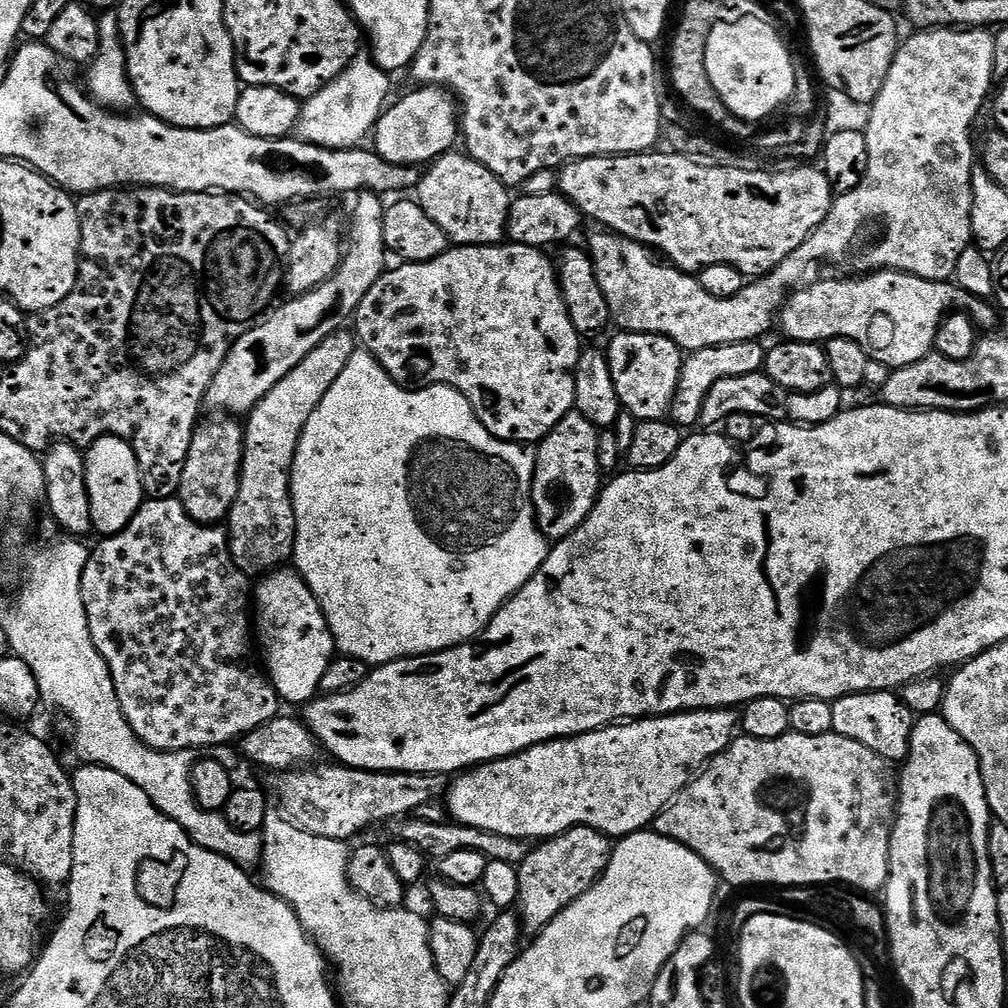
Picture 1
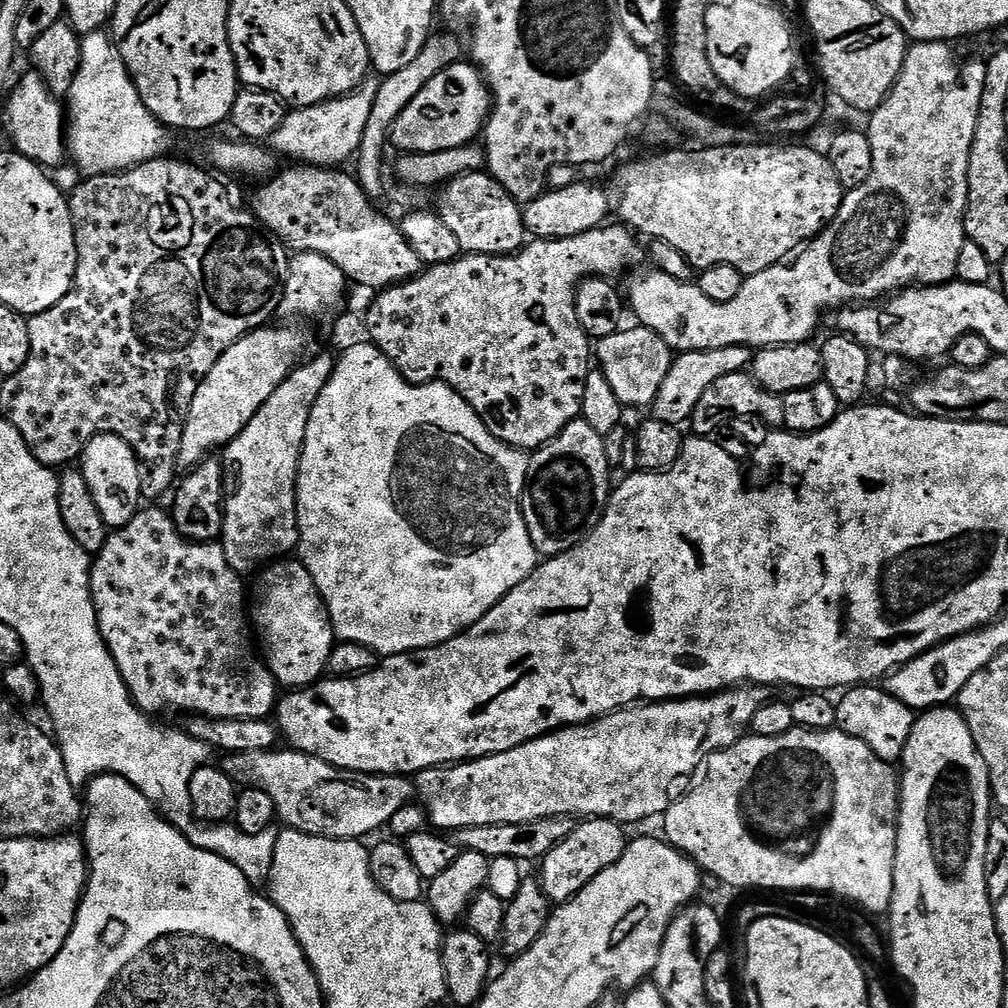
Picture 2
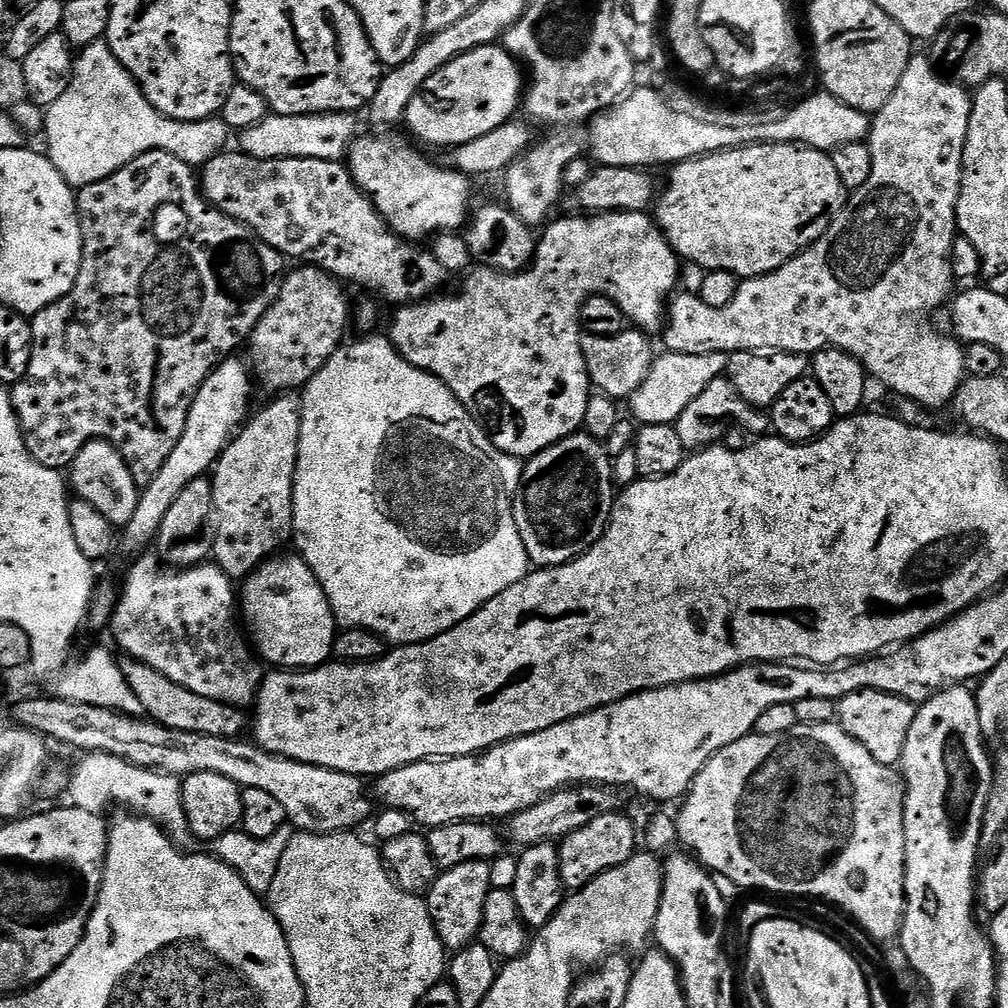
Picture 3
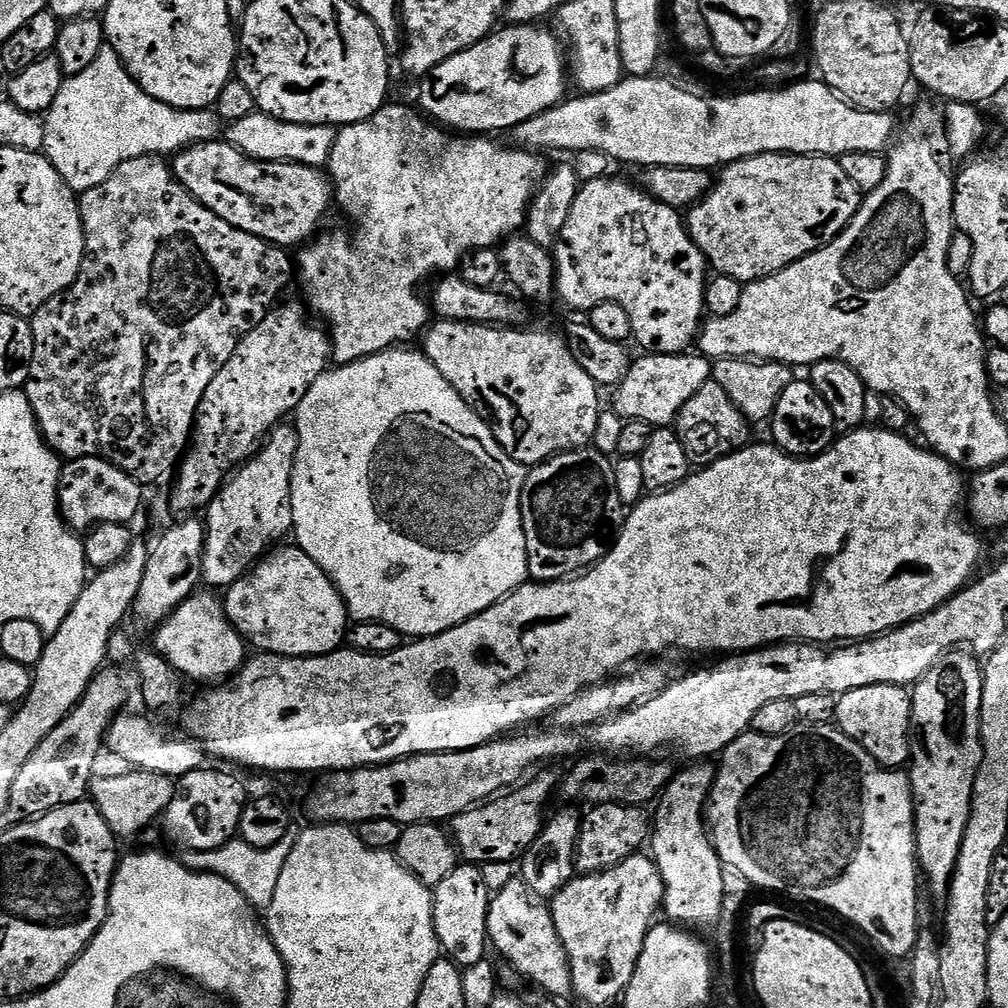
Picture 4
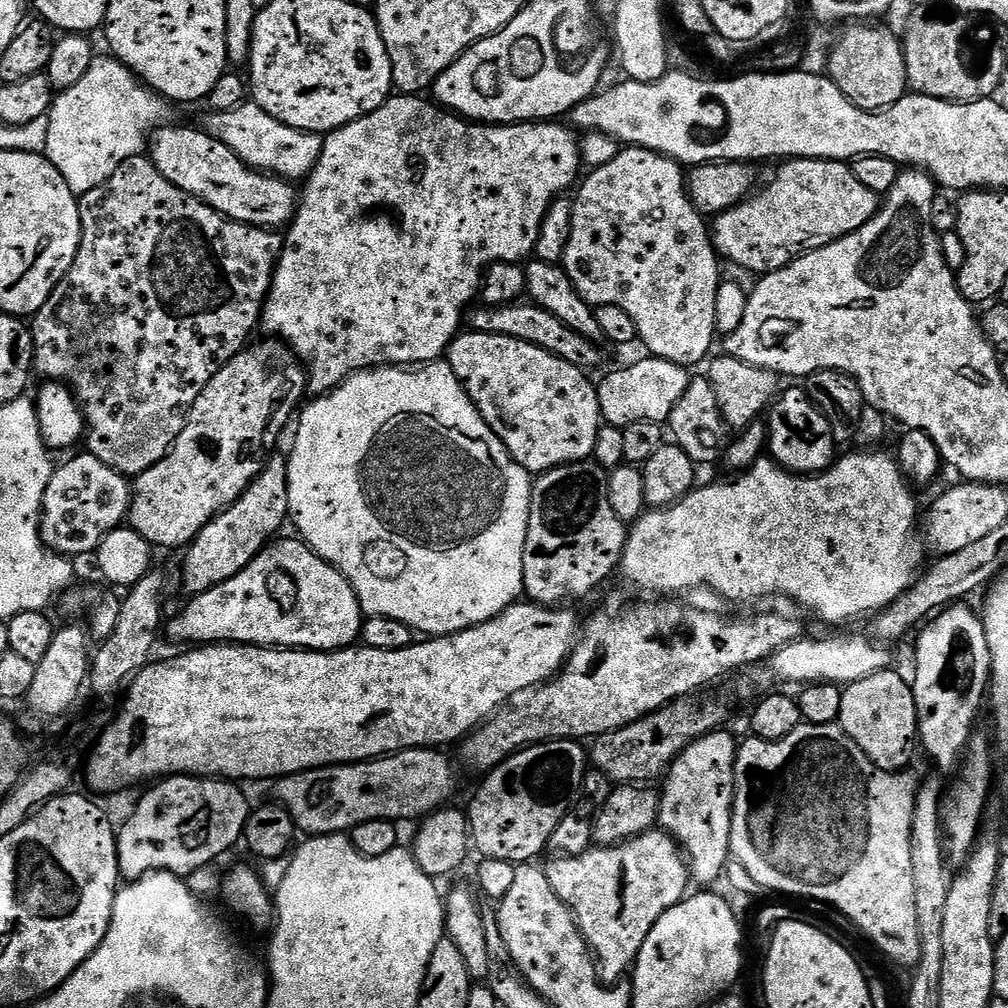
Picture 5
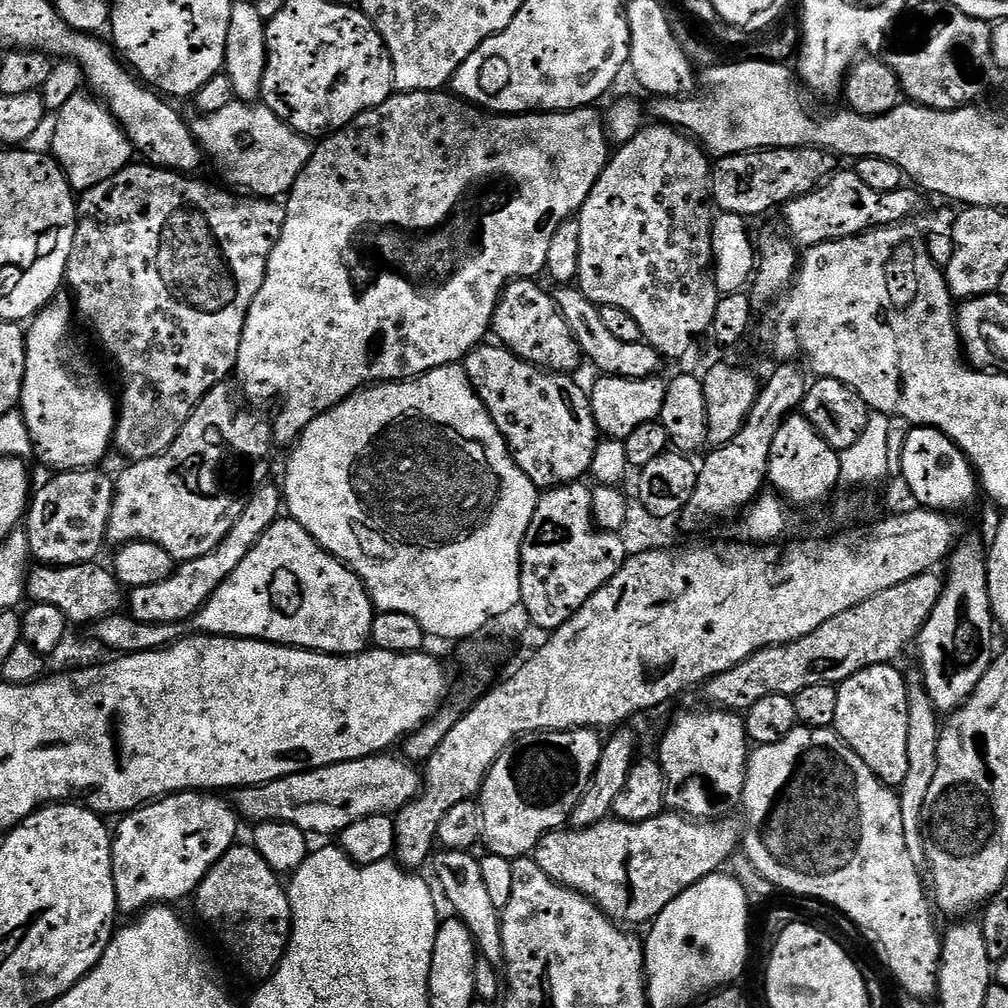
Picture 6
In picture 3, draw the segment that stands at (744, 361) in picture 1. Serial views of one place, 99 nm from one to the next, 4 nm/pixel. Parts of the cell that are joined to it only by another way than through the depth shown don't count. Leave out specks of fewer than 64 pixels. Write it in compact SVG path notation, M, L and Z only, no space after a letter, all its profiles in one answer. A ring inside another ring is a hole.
M665 351L664 356L657 355L652 362L650 374L646 376L646 382L638 386L638 390L630 398L632 404L631 419L637 425L645 424L675 424L677 418L714 382L714 378L725 375L728 370L727 352L715 352L714 354L682 354L681 352Z

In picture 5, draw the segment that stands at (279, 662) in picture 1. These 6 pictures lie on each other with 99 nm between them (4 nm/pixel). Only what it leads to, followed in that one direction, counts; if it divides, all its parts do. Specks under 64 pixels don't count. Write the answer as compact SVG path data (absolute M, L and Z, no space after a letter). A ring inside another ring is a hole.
M280 540L268 545L234 578L205 592L195 593L192 600L166 624L166 636L176 644L211 646L217 642L250 644L281 650L338 652L353 647L360 640L362 613L352 584L332 564L308 547L303 540Z

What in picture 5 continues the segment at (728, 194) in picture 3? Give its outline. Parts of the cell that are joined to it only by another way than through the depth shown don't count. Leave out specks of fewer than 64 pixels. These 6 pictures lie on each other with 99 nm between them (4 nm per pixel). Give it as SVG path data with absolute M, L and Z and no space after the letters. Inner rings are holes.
M792 158L781 163L780 166L776 177L764 189L761 187L741 204L735 204L733 208L727 208L726 211L721 212L715 217L710 228L712 242L716 246L717 253L727 263L729 260L730 263L737 264L748 272L756 272L755 274L777 272L779 268L785 268L797 256L832 244L846 234L866 226L866 222L870 222L870 218L876 216L882 203L877 192L866 190L866 186L862 186L862 182L854 178L851 167L843 160Z

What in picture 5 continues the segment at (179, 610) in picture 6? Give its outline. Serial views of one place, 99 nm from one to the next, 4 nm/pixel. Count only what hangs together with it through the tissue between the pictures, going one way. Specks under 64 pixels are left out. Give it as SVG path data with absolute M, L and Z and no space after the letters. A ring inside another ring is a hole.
M273 458L264 467L264 472L258 479L240 495L229 508L219 512L205 528L196 535L195 540L187 545L184 556L184 588L188 594L205 592L238 574L261 552L273 543L276 531L289 519L288 503L290 494L288 493L288 462L284 458Z

